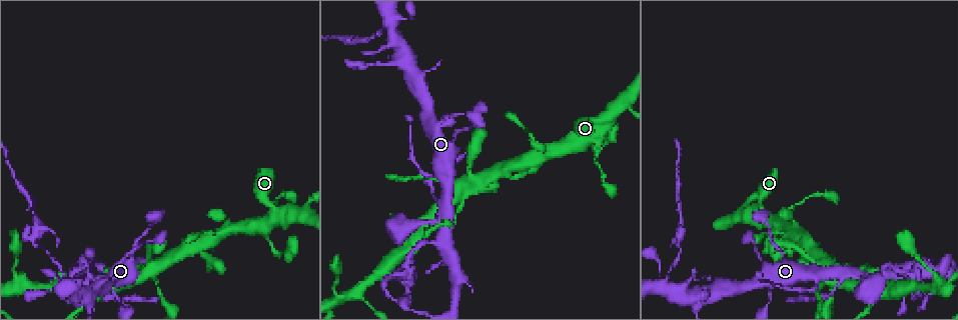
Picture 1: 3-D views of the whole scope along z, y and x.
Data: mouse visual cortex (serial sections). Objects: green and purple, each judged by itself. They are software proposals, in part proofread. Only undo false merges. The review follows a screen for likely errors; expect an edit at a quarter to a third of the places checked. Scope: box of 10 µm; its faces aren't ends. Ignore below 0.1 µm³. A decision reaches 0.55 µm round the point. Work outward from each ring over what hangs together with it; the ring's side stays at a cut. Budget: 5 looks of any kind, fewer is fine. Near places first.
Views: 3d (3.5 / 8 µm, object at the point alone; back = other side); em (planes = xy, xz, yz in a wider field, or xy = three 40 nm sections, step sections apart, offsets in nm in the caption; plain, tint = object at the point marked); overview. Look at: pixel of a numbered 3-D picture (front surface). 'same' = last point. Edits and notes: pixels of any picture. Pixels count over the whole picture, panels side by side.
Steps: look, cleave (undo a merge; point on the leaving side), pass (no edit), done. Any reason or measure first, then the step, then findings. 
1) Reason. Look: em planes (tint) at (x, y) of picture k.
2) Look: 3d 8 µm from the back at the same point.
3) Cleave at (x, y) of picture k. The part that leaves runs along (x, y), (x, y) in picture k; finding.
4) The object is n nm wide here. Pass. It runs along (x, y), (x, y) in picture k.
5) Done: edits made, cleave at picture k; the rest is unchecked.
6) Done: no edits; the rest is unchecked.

Sharp bend. Look: 3d 3.5 µm at (153, 267) of picture 1.

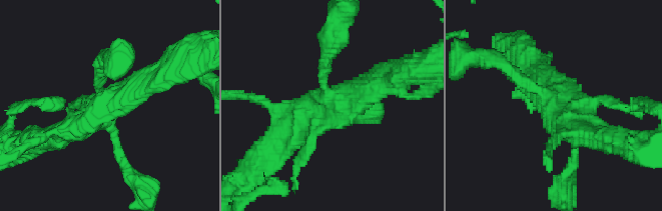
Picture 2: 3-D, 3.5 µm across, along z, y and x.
4 arms meet here; the arms are 150, 200, 350, 400 nm wide; now the EM. Look: em xy step 5 (tint) at (332, 100) of picture 2.

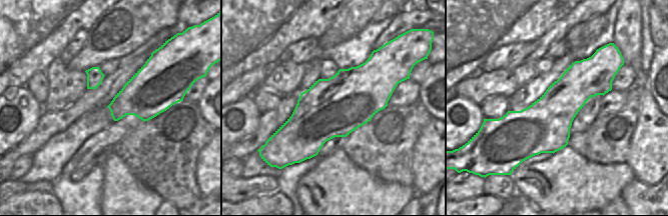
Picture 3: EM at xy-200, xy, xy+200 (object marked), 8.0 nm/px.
Pass. Continuous, no second cell.

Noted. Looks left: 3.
Thin neck. Look: 3d 3.5 µm at (428, 240) of picture 1.

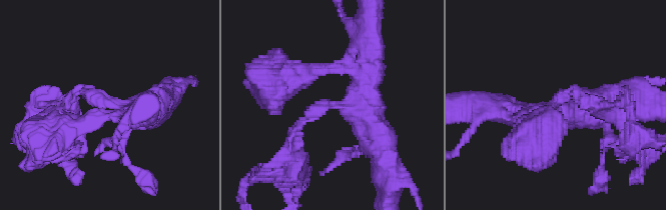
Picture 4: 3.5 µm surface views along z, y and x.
The arms are 150, 400 nm wide; now the EM. Look: em xy step 3 (tint) at (104, 103) of picture 4.

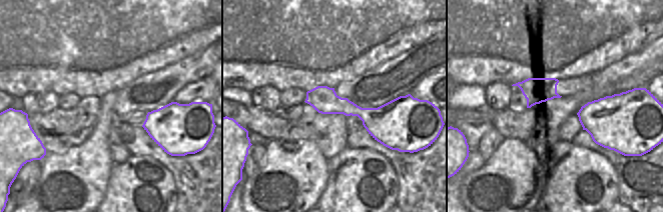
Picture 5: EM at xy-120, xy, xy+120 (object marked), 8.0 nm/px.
Look: em xy step 5 (tint) at the same point.

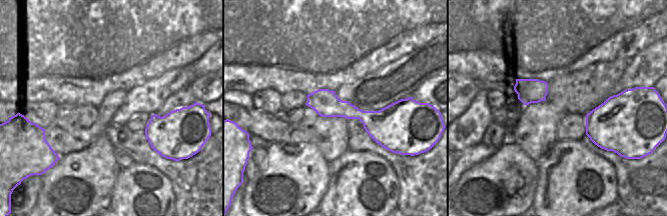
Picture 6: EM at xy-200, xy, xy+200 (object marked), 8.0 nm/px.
Cleave at (78, 91) of picture 4. The part that leaves runs along (110, 101), (86, 91), (67, 107), (58, 101) in picture 4; two cells meet here.

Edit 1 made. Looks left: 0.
Done: edits made, cleave at picture 4; the rest is unchecked.

